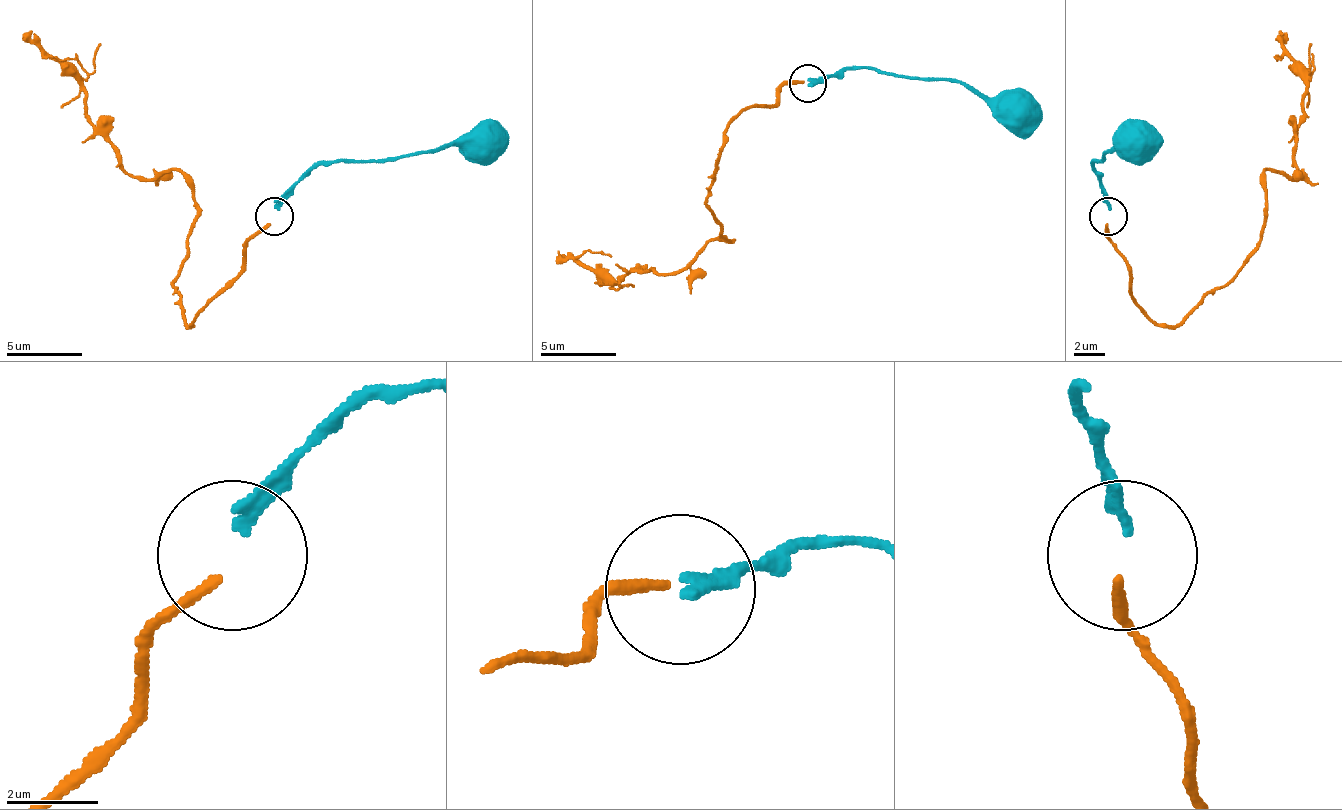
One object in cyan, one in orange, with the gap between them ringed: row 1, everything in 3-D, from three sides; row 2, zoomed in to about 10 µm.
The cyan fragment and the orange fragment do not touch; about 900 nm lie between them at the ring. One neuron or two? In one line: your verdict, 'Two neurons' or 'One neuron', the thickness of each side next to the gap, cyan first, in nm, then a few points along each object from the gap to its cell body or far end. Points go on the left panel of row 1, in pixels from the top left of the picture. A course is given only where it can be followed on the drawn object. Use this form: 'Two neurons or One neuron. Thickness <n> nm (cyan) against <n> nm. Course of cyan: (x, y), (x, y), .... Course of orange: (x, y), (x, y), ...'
One neuron. Thickness 280 nm (cyan) against 220 nm. Course of cyan: (275, 209), (320, 163), (430, 152), (456, 145), (498, 145), (509, 137). Course of orange: (271, 224), (188, 326), (173, 284), (196, 190), (177, 171), (131, 175), (86, 92), (44, 58), (78, 61)

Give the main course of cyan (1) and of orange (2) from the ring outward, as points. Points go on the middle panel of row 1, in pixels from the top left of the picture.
1: (808, 85), (854, 66), (963, 81), (990, 100), (1031, 108), (1043, 119)
2: (805, 81), (725, 130), (706, 198), (729, 240), (665, 274), (604, 282), (578, 259), (612, 255)

